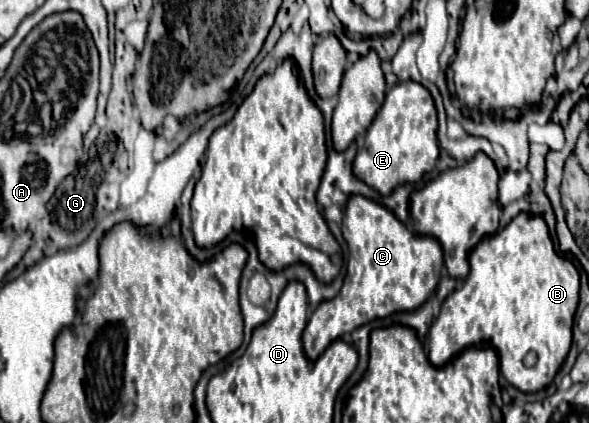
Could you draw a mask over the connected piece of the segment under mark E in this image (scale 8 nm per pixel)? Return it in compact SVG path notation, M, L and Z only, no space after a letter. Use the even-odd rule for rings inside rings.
M412 80L398 82L392 90L388 90L384 106L368 128L366 146L354 160L356 176L364 178L364 182L380 190L380 194L390 194L400 184L418 182L436 166L440 154L436 130L438 118L430 92Z

